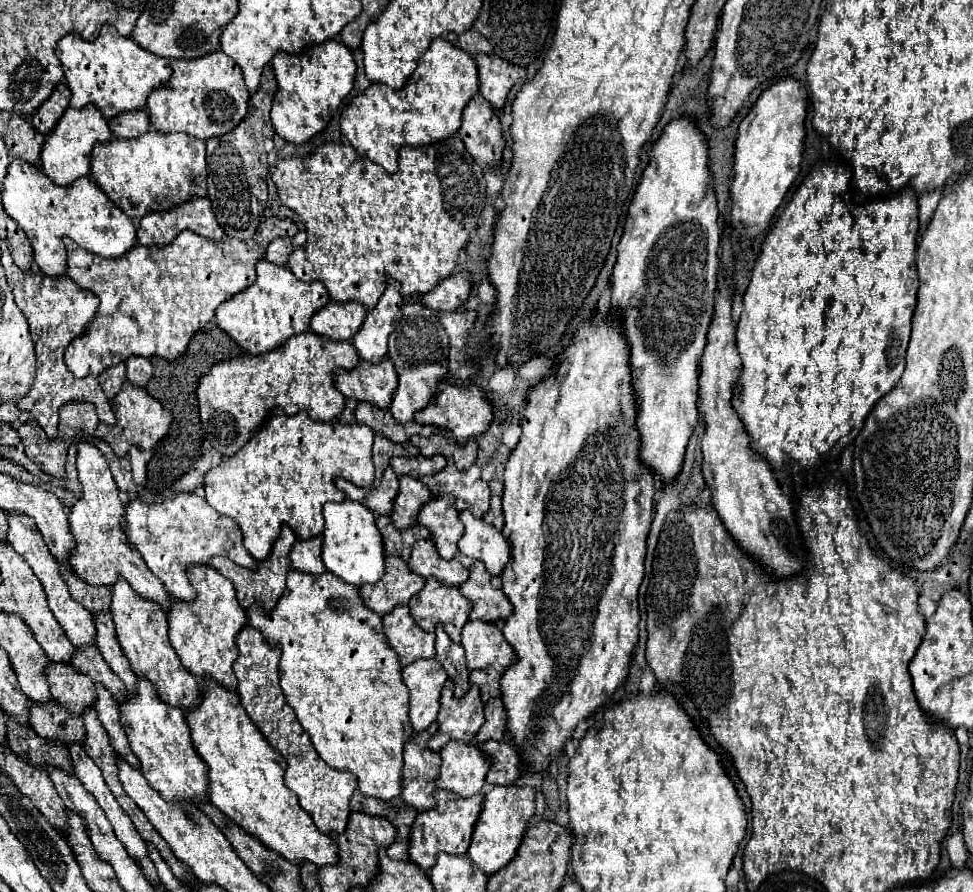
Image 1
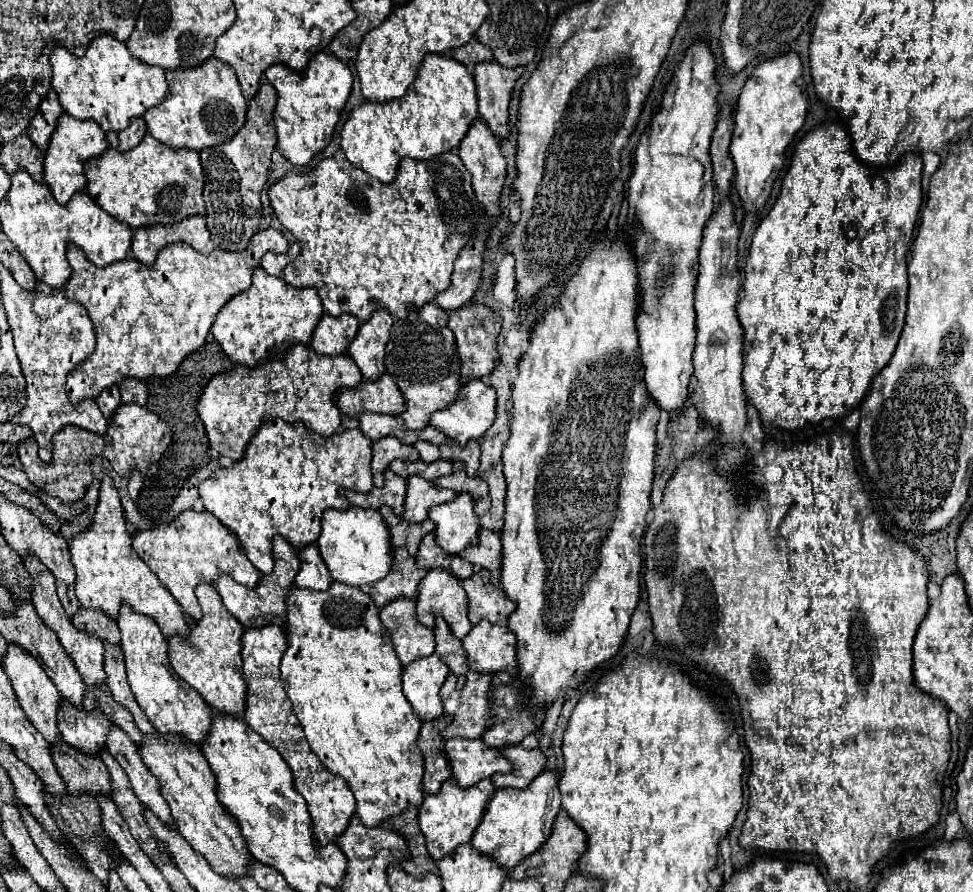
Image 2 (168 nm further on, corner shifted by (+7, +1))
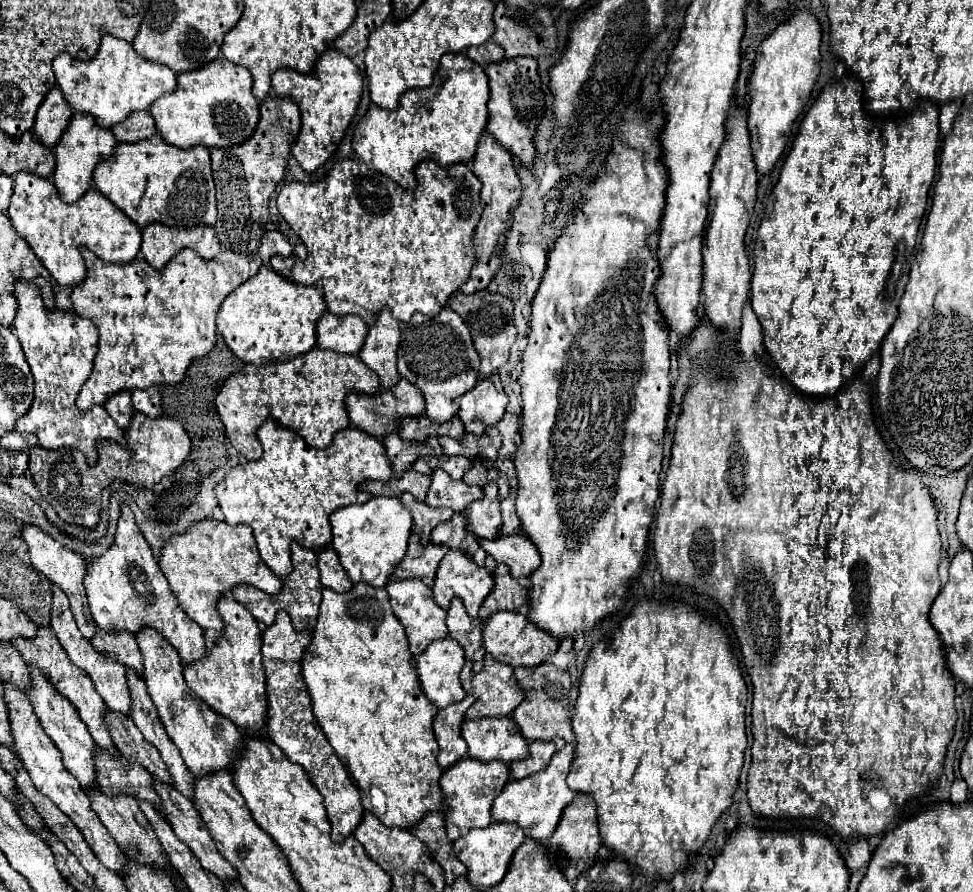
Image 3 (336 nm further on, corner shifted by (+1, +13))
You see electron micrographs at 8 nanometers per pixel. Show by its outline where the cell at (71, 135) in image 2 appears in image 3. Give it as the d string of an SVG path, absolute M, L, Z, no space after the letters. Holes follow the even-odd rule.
M75 113L67 131L63 133L61 141L55 145L55 159L57 169L53 175L53 183L65 203L75 203L79 197L83 197L91 185L93 185L93 169L99 161L105 161L117 145L117 139L109 129L103 129L95 123L95 119L87 113Z

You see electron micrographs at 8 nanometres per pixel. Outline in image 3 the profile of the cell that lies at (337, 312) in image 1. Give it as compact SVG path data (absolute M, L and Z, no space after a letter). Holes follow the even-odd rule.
M325 313L317 325L317 345L319 349L357 355L363 347L369 329L365 321L357 315L337 317Z

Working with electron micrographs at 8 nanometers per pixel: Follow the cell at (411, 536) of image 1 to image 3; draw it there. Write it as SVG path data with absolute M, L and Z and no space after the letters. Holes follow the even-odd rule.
M403 493L401 503L413 513L413 521L415 521L413 533L417 533L421 539L425 539L425 543L429 543L429 535L435 529L435 525L449 521L453 517L451 509L433 509L425 503L415 501L411 493Z

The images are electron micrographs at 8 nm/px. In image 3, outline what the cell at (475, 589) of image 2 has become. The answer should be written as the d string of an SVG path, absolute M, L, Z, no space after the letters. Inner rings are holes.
M505 565L495 567L495 587L479 609L481 619L489 619L497 611L525 611L529 607L527 589L511 577Z

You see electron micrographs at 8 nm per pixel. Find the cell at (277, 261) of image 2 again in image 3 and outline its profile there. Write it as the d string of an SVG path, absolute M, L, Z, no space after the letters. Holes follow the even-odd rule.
M275 255L273 259L271 259L271 267L273 267L273 271L277 271L281 277L285 277L285 279L289 279L289 275L291 275L291 267L293 267L293 263L297 261L297 255L293 255L293 257L279 257L279 255Z

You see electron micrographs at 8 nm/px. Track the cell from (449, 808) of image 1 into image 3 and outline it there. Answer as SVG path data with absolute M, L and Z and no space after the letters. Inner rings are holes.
M465 757L465 759L459 759L453 767L449 767L441 777L441 789L445 795L445 803L449 805L449 811L445 813L447 837L455 841L457 837L463 837L465 833L469 833L469 829L487 827L493 821L491 819L493 799L501 793L501 789L507 785L509 779L511 779L509 765L503 761L483 763L483 761Z

